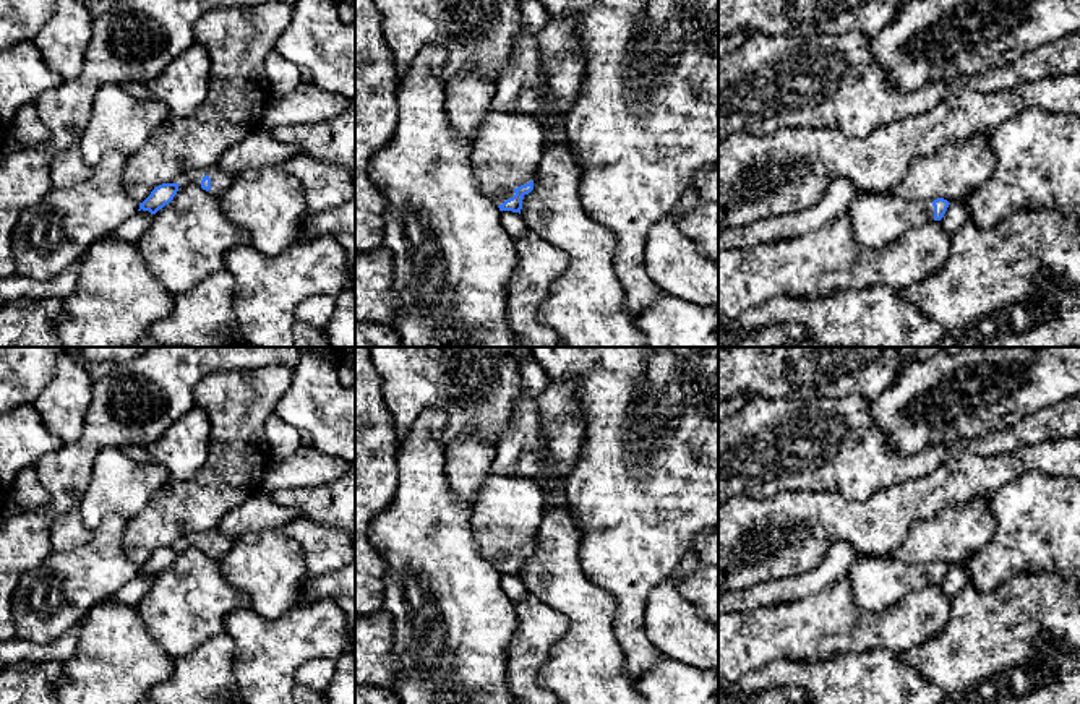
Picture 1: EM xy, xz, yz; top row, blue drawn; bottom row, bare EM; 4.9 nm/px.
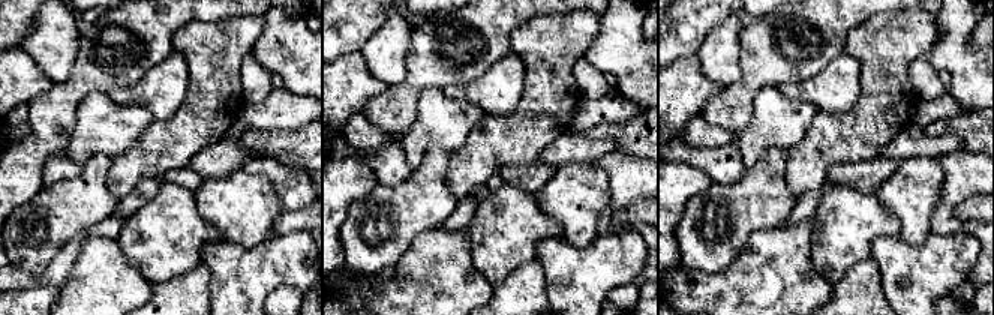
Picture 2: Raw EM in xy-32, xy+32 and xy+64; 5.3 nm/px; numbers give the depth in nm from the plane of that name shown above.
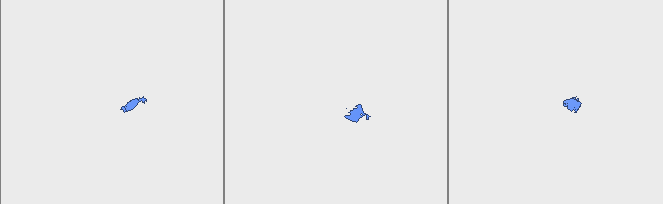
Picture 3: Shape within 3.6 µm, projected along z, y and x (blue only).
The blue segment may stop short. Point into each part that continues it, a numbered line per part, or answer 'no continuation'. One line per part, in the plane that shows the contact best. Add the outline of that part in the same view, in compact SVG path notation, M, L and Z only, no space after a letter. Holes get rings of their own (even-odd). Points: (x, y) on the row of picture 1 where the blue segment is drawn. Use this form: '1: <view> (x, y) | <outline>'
1: xy (221, 180) | M211 165L211 167L198 167L198 169L188 170L183 175L182 183L191 183L191 185L201 187L201 180L204 175L211 178L209 193L214 196L221 196L235 180L235 175L232 172Z
2: xz (508, 150) | M486 112L469 157L480 191L496 206L512 198L517 187L534 180L542 161L543 144L543 125L534 117L514 112Z

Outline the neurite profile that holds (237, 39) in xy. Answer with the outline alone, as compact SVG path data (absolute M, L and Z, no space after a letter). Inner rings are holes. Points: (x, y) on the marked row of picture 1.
M268 2L214 8L195 23L195 39L208 50L211 60L209 89L193 115L170 114L151 140L128 156L123 188L130 198L143 203L156 187L180 183L188 170L216 165L230 146L261 127L264 110L272 101L264 60L287 29L292 13L290 3Z

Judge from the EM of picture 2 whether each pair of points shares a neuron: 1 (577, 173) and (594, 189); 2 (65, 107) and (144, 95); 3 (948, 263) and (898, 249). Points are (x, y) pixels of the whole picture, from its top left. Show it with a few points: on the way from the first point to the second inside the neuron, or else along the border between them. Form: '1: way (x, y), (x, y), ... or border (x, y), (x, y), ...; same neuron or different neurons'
1: way (582, 177), (589, 185); same neuron
2: border (141, 78), (134, 84), (116, 87), (108, 93); different neurons
3: way (936, 263), (910, 261); same neuron

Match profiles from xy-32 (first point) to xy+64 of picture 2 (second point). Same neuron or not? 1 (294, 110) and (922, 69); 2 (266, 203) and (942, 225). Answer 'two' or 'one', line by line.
1: one
2: two

